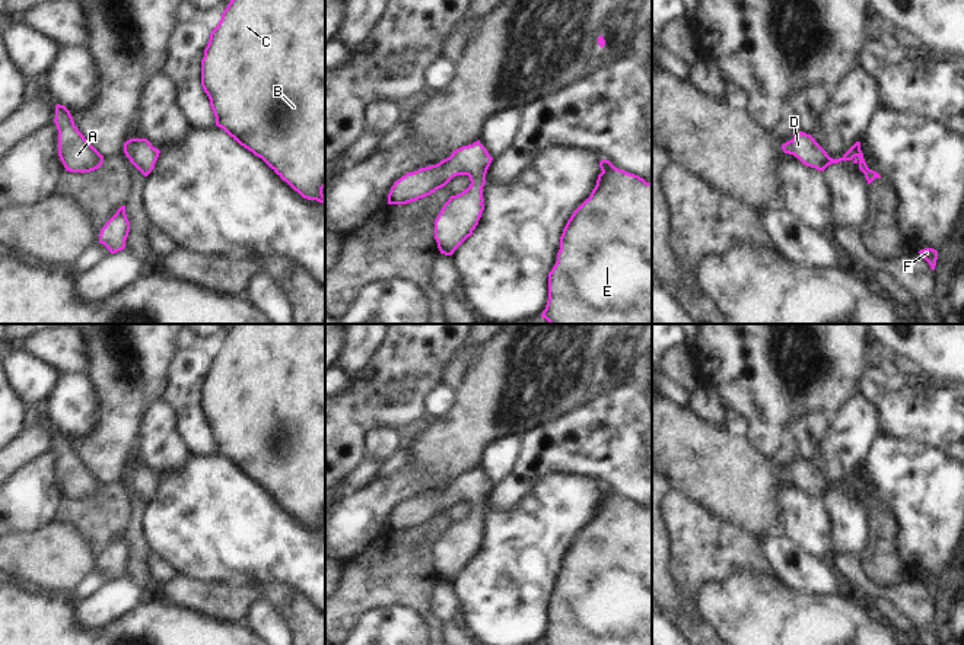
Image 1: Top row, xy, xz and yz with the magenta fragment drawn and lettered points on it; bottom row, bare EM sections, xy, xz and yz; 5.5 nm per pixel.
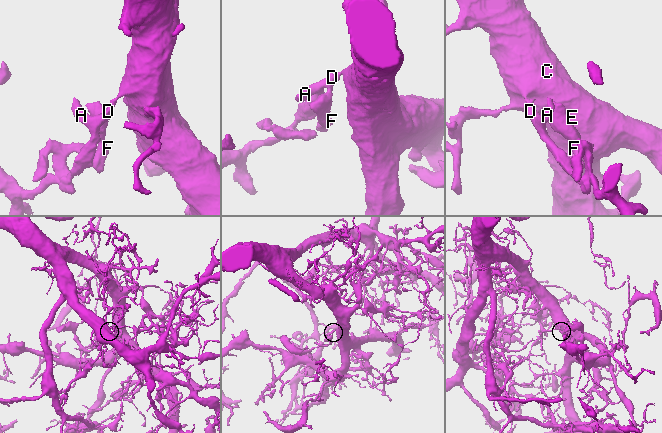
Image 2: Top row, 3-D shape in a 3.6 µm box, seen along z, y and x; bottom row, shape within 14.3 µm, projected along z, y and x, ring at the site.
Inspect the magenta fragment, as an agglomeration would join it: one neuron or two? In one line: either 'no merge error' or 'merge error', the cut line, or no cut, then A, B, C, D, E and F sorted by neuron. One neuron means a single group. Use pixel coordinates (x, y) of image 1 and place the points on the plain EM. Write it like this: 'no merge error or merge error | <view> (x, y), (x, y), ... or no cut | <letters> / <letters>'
no merge error | no cut | A B C D E F

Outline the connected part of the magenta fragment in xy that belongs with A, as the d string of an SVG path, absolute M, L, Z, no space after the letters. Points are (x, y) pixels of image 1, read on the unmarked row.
M55 432L54 449L58 457L58 483L66 498L83 501L101 495L104 483L79 458L64 432Z

